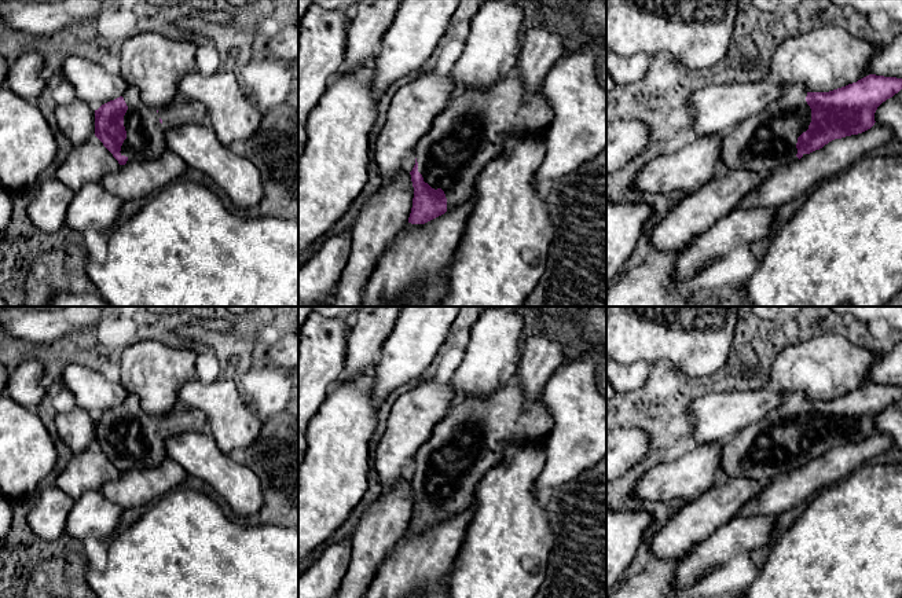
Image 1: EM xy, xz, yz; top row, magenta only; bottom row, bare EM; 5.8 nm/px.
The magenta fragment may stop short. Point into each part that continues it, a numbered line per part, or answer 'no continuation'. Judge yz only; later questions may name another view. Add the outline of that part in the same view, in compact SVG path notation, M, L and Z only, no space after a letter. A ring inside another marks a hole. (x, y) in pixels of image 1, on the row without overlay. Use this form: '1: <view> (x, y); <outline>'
1: yz (765, 450); M791 393L780 407L723 443L722 478L770 481L798 469L798 445L811 430L806 404L804 393Z

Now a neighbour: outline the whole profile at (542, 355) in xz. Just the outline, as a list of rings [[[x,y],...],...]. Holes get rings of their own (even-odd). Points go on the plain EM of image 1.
[[[543,330],[527,338],[516,373],[527,404],[540,399],[546,384],[564,363],[564,341],[565,337]]]

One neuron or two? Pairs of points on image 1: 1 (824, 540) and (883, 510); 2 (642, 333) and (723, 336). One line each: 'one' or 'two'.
1: one
2: one

